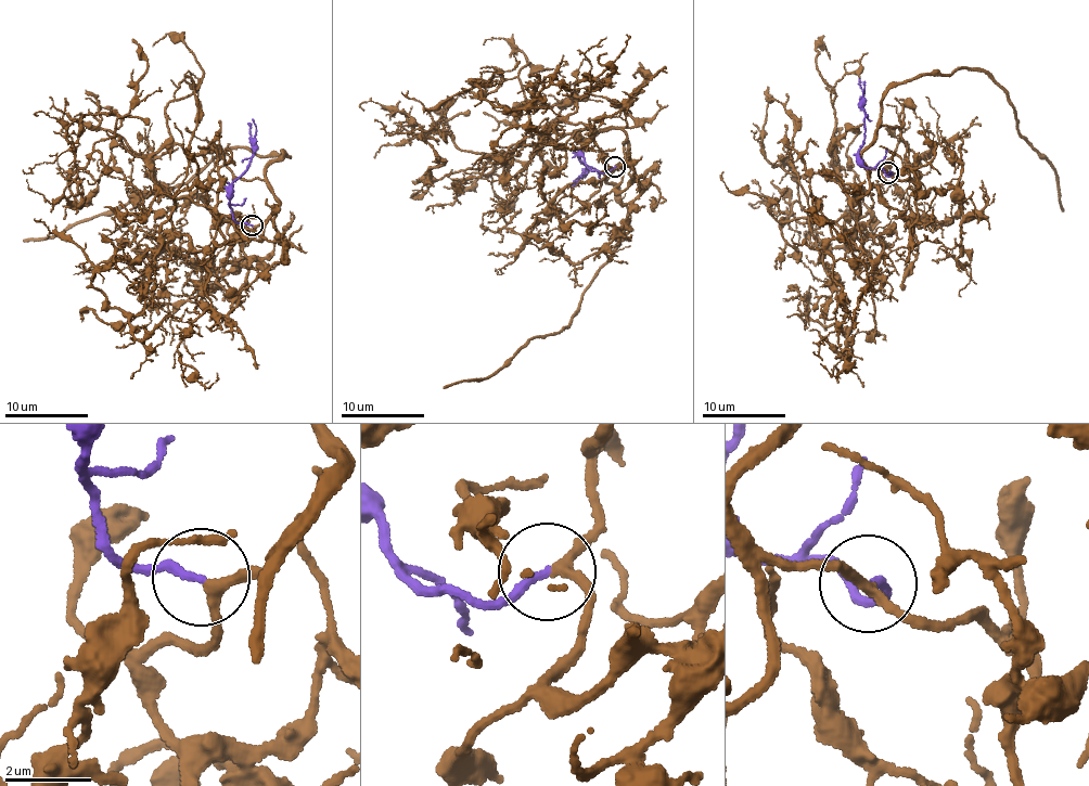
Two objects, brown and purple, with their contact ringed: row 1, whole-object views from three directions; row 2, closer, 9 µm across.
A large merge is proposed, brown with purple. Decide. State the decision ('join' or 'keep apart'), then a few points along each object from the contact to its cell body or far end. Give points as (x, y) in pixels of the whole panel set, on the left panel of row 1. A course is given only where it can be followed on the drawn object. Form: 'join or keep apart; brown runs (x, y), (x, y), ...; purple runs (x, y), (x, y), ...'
join; brown runs (253, 226), (268, 221), (264, 237), (225, 242), (208, 267), (173, 207), (137, 314), (34, 218); purple runs (252, 224), (235, 221), (230, 201), (232, 182), (244, 171), (253, 154), (256, 124), (253, 119)

